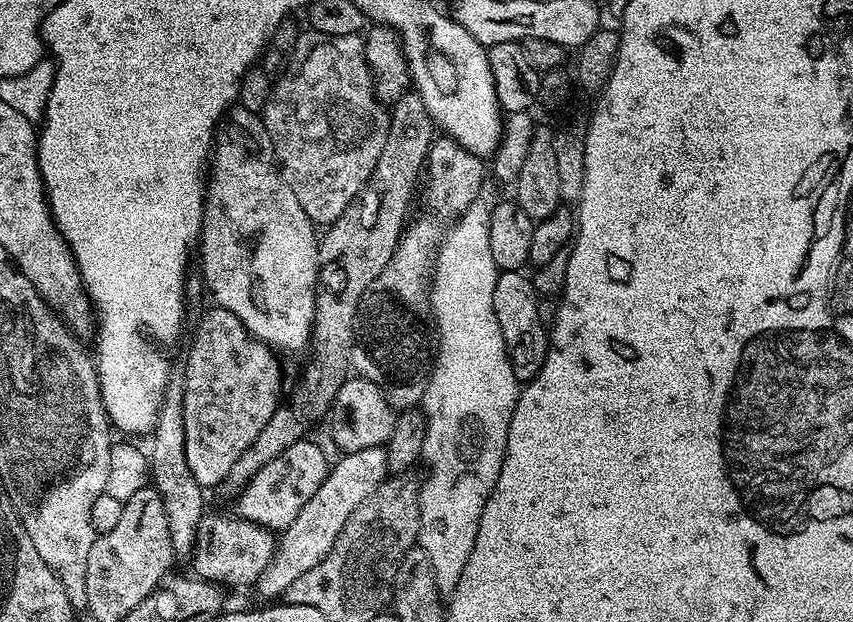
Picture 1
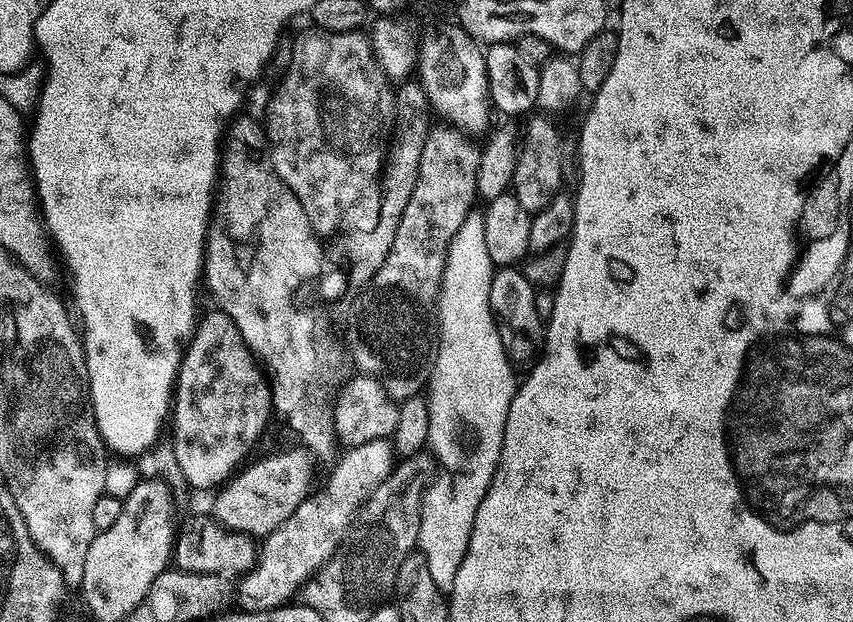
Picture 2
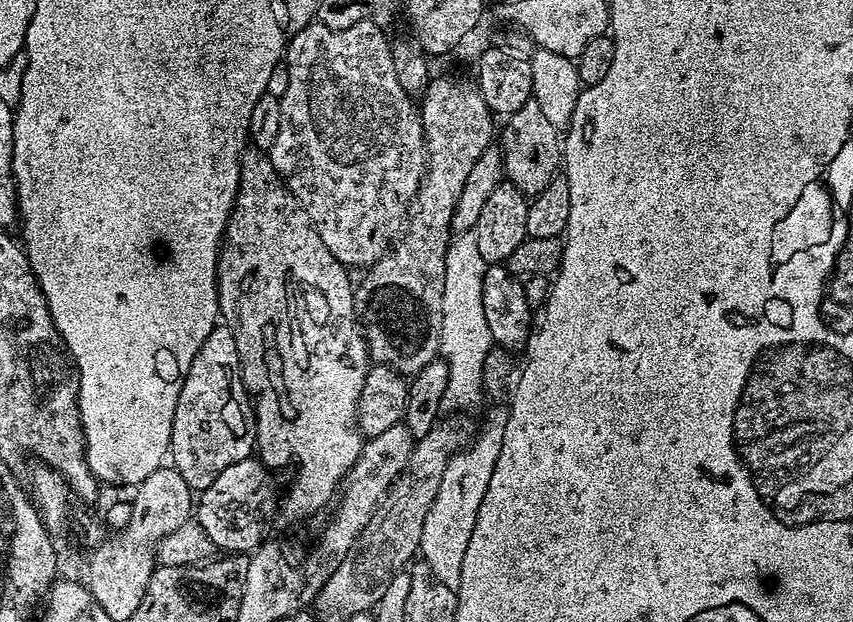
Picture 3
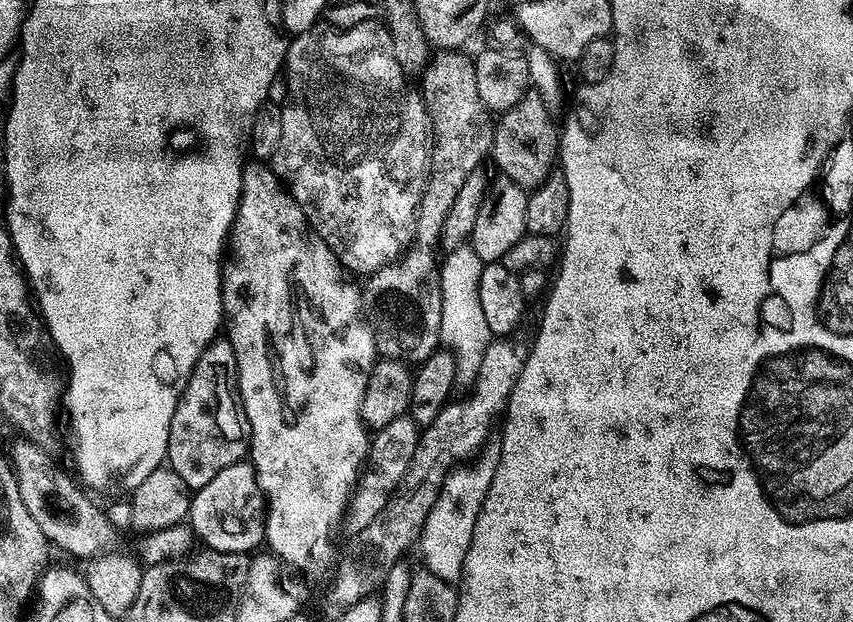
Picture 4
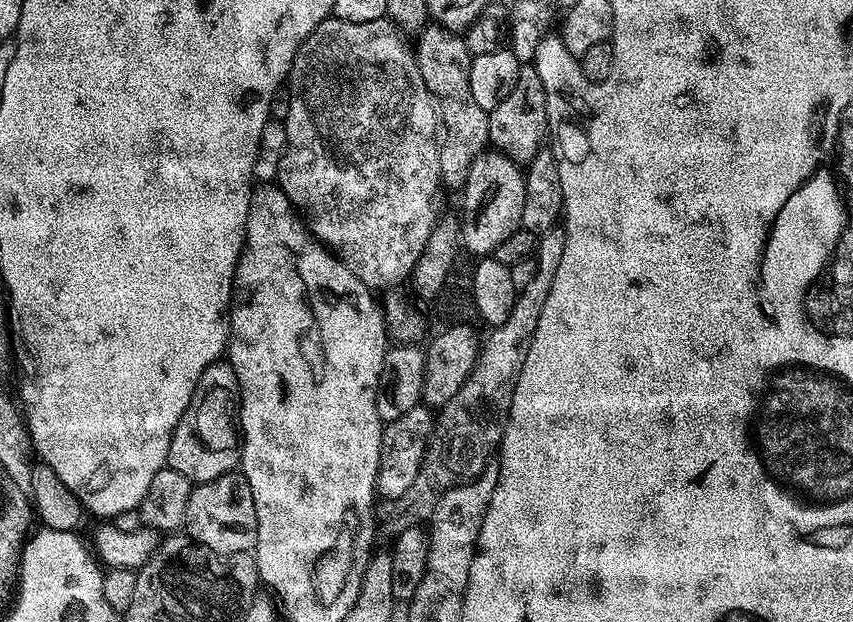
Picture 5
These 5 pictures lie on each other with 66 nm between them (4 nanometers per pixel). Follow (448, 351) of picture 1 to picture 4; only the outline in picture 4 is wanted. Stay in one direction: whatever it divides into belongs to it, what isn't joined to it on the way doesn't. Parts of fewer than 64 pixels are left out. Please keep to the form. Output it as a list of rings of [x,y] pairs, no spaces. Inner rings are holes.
[[[470,246],[455,248],[453,252],[447,253],[443,260],[438,268],[442,302],[440,338],[456,357],[457,369],[461,373],[472,374],[482,362],[486,346],[494,339],[490,326],[486,326],[486,318],[482,314],[482,300],[478,298],[478,278],[482,276],[485,263],[478,258],[478,254],[474,254]],[[492,438],[471,463],[452,471],[445,478],[442,490],[420,531],[418,549],[424,555],[423,567],[447,584],[455,585],[464,575],[466,550],[470,550],[470,542],[474,538],[474,522],[478,522],[482,502],[490,490],[490,482],[494,482],[494,470],[498,470],[499,457],[499,439]]]

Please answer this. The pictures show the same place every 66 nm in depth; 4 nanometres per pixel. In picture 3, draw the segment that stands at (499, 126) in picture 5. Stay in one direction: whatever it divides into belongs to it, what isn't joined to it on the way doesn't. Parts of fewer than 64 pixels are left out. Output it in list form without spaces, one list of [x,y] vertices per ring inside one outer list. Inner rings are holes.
[[[534,99],[527,100],[522,106],[522,110],[518,110],[513,116],[507,117],[505,124],[508,125],[504,128],[504,146],[502,145],[503,175],[506,177],[507,183],[518,186],[518,190],[522,190],[525,196],[535,198],[539,196],[542,190],[546,190],[550,186],[552,179],[561,171],[561,133],[550,125],[545,115],[542,114],[538,102]]]

